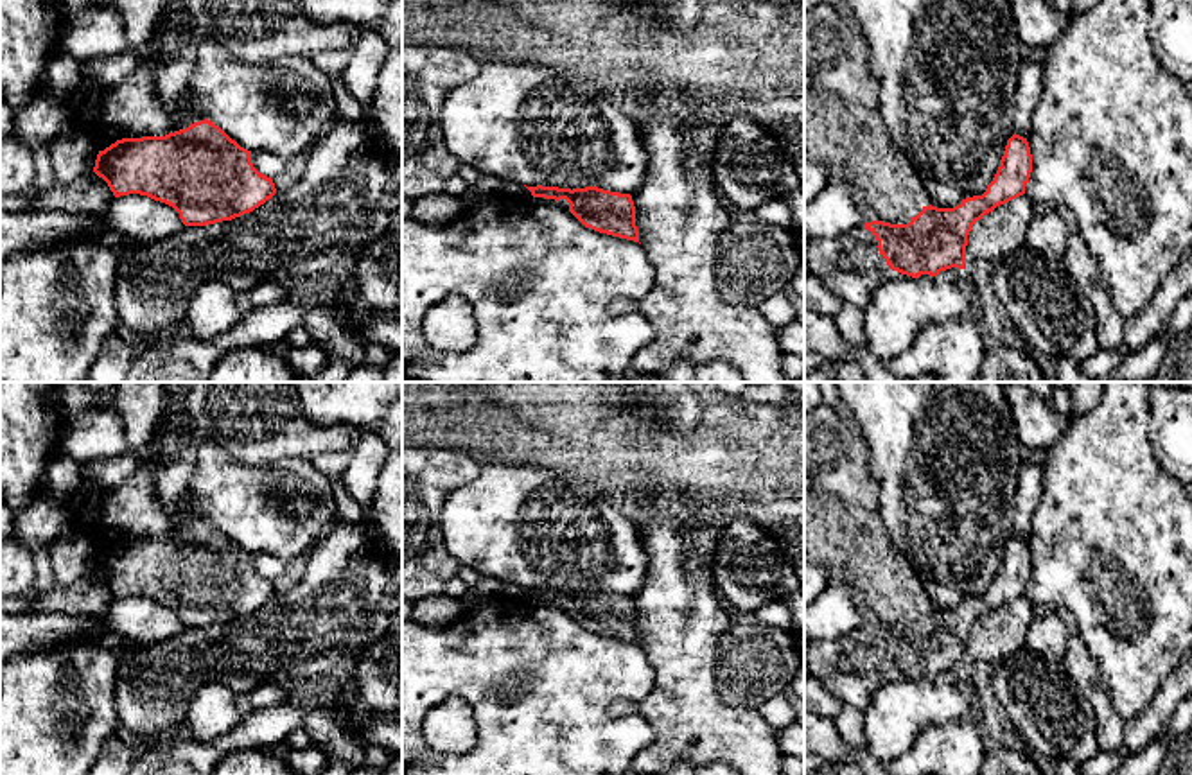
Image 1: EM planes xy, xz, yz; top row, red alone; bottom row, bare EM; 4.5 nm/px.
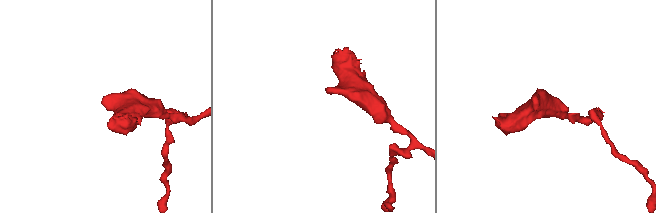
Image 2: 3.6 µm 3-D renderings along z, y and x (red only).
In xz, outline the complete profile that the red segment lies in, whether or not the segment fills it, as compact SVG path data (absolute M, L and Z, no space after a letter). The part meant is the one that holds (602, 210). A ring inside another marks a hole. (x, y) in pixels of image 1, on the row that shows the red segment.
M526 187L533 197L565 199L569 212L585 226L600 233L639 242L635 206L630 194L603 190L598 187L558 188Z

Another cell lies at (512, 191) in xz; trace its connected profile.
M512 181L504 183L501 196L510 197L510 199L519 199L519 201L558 205L569 210L569 203L565 199L555 201L555 199L533 197L531 192L524 185L517 185Z

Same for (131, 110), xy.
M151 61L104 93L99 122L104 136L113 140L171 133L171 118L160 104L156 70Z

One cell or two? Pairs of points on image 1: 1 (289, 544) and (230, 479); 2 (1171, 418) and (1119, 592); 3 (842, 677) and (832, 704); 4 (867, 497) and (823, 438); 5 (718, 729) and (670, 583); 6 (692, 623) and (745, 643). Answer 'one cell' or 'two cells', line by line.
1: one cell
2: two cells
3: two cells
4: one cell
5: one cell
6: two cells

